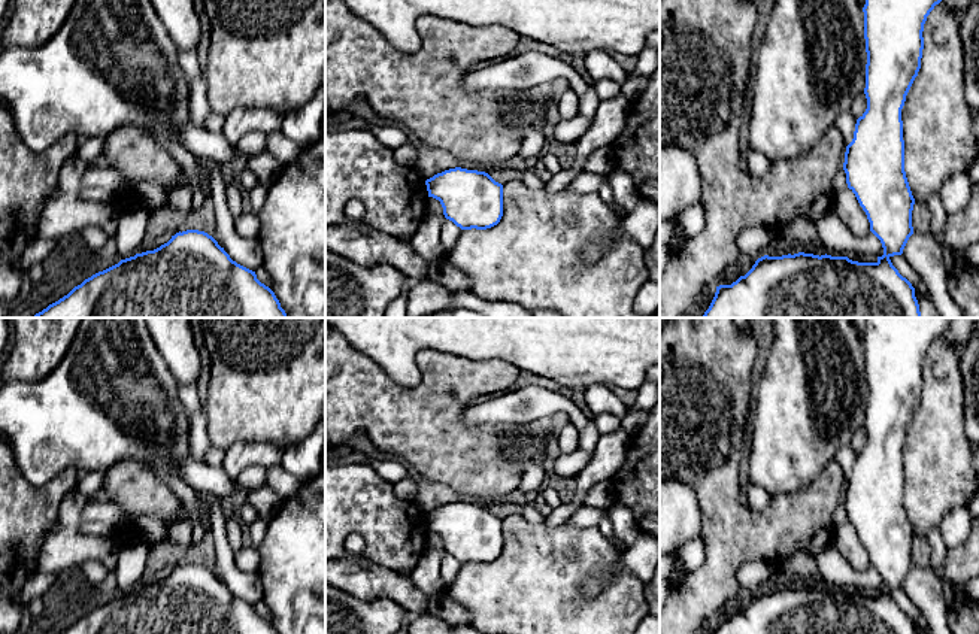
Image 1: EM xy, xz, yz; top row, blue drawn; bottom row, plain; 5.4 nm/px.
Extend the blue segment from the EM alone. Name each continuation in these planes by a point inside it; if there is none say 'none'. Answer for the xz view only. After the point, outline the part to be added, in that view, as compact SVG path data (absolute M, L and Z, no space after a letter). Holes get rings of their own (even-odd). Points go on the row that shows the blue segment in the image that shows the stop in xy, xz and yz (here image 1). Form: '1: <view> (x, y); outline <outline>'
none

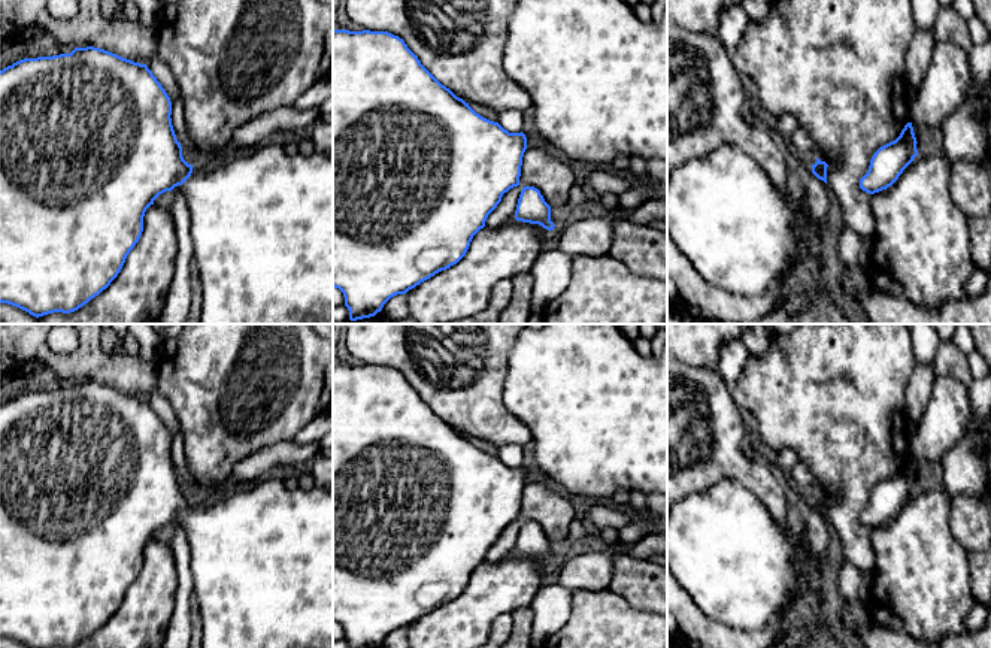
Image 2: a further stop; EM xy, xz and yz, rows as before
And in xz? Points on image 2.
1: xz (597, 75); outline M518 0L507 22L503 67L507 76L531 97L534 130L525 137L539 136L561 149L564 155L585 161L593 167L612 163L621 155L637 155L646 161L652 158L667 160L667 7L660 22L643 22L627 0Z

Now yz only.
1: yz (738, 230); outline M736 145L678 166L667 184L667 233L712 285L746 297L763 294L794 257L807 258L812 239L824 239L828 185L812 175L797 199L782 194L769 175Z

